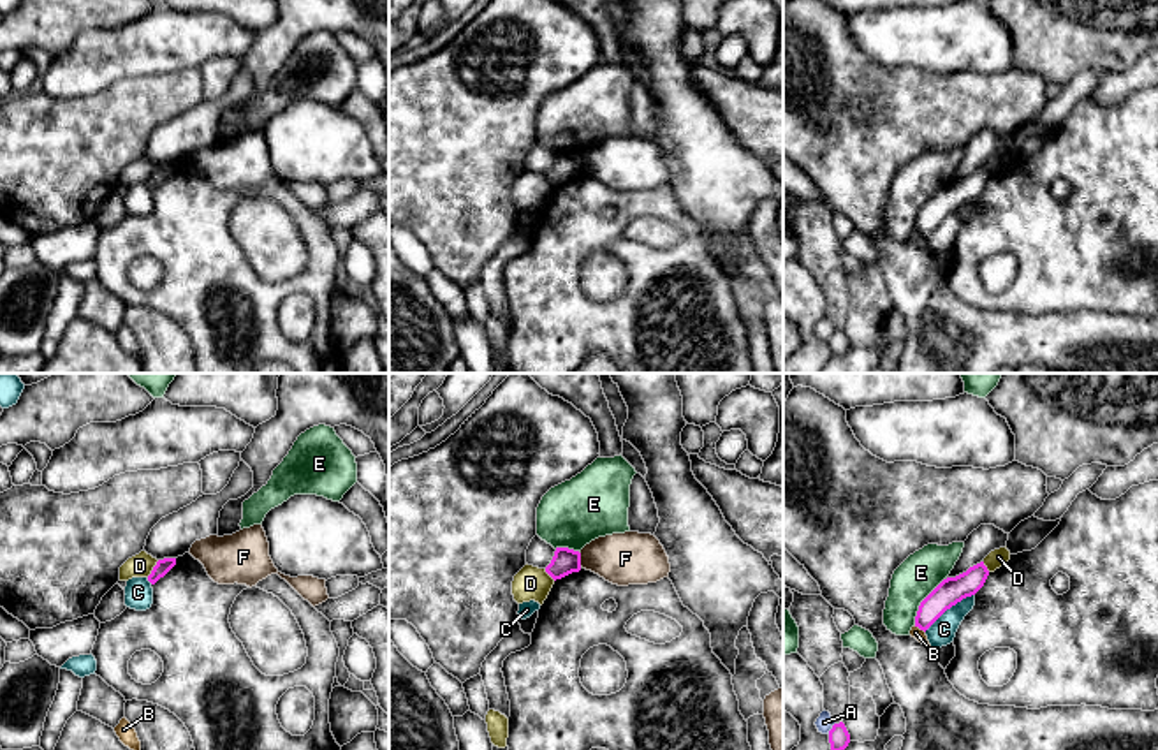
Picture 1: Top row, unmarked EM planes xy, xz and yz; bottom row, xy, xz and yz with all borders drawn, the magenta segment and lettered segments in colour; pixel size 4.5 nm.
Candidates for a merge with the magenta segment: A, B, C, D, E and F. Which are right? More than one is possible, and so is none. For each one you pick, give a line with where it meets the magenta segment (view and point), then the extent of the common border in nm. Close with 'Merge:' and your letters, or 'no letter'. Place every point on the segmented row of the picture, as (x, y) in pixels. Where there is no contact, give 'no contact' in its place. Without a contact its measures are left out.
Merge: no letter

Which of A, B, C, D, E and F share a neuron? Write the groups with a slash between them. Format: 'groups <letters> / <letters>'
groups A / B / C / D / E / F

